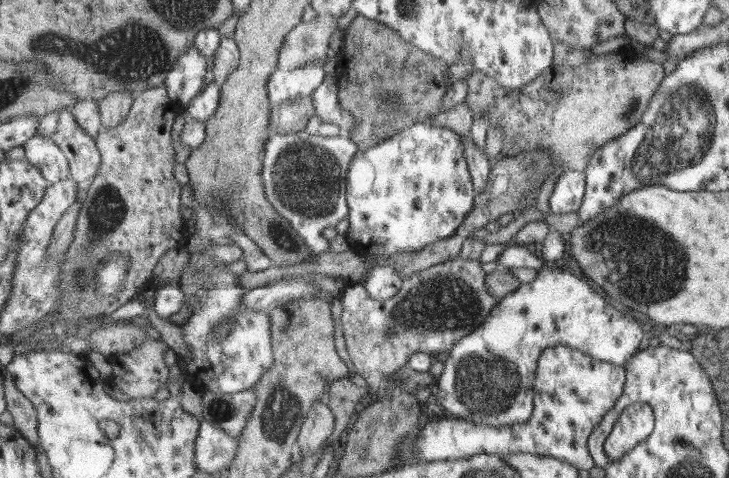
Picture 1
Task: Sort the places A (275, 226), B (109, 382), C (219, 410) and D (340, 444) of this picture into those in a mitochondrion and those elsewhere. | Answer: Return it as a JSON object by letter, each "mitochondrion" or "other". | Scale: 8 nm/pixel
{"A":"mitochondrion","B":"other","C":"mitochondrion","D":"other"}

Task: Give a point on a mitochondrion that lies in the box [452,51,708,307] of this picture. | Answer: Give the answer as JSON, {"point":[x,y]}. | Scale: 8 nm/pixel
{"point":[628,110]}

